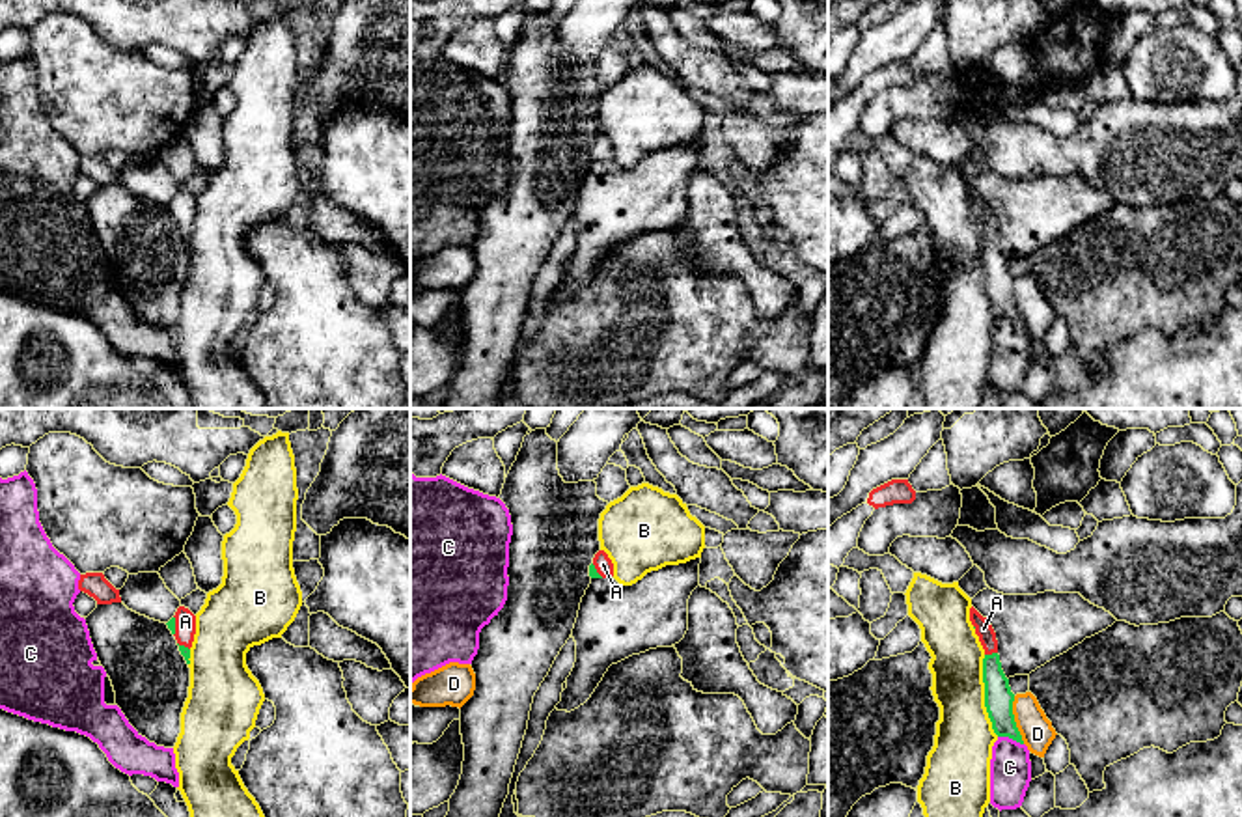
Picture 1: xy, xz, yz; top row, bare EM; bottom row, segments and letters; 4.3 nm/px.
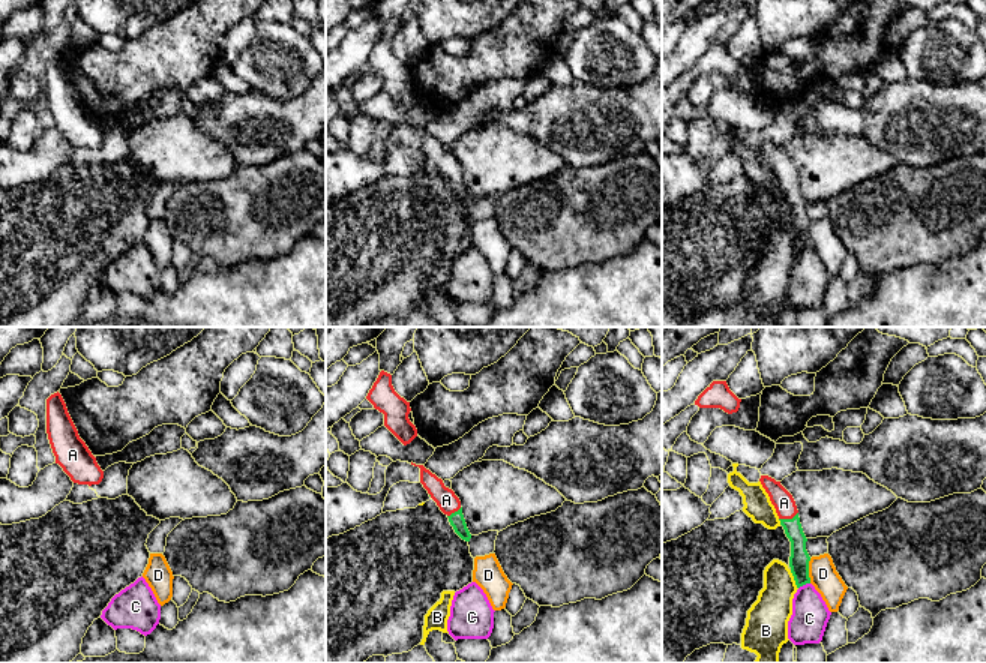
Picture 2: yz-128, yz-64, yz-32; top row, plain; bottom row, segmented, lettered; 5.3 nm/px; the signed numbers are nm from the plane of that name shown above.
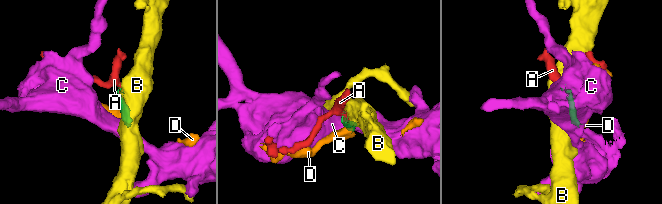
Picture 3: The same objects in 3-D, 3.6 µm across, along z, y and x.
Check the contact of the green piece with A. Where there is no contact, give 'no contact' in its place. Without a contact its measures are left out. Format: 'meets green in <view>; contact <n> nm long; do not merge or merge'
meets green in yz; contact 60 nm long; merge

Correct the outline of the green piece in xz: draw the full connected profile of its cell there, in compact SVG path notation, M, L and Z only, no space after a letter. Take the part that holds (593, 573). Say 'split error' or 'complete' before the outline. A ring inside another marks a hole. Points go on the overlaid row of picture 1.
split error | M599 550L589 565L591 578L610 578L614 576L614 563L604 550Z

